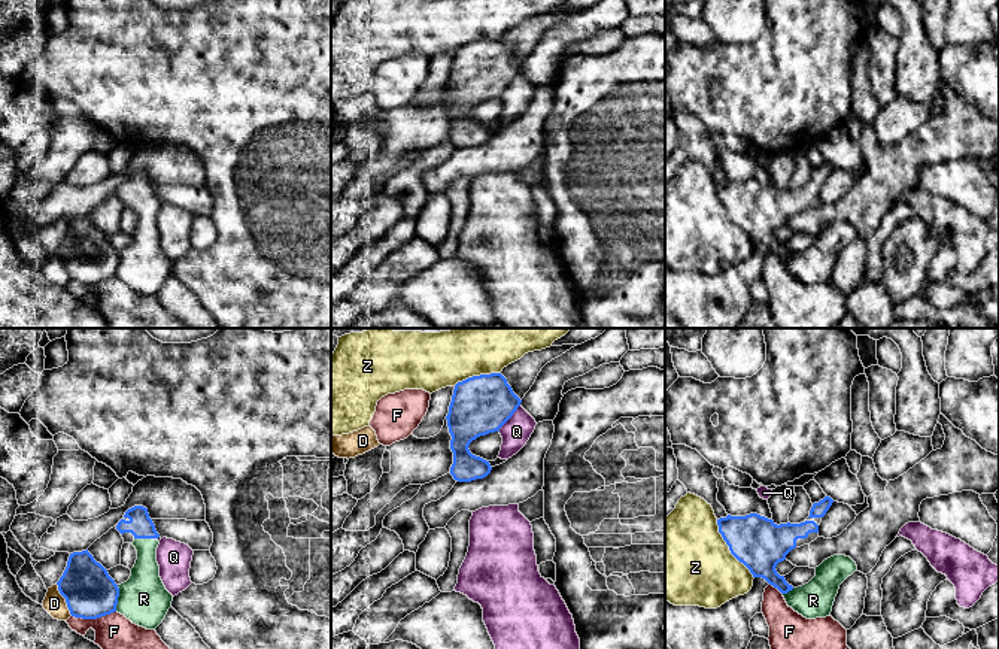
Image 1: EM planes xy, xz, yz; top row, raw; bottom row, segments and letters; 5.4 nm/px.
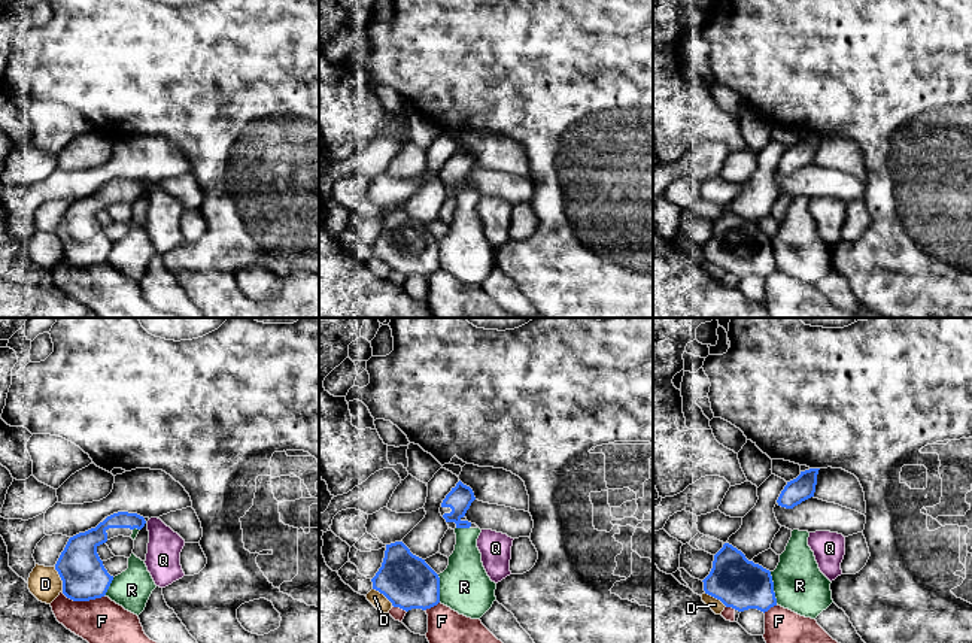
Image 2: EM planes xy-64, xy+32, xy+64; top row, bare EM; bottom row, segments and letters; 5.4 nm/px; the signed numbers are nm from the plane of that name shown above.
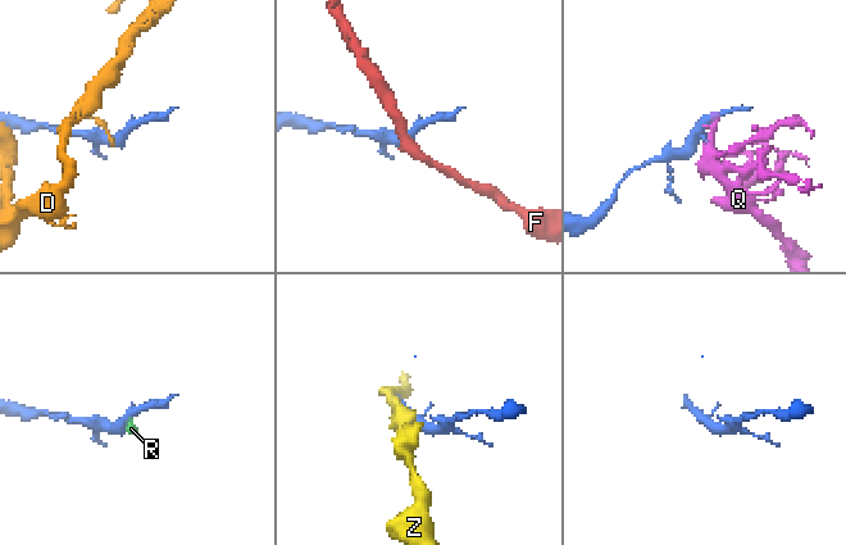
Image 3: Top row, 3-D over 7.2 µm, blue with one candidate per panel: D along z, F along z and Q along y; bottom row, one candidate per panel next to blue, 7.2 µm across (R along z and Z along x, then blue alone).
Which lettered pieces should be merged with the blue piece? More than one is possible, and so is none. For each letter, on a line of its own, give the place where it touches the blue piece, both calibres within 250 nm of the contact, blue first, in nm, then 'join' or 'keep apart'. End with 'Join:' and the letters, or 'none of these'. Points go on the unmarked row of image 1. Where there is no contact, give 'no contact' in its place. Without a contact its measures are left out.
D: meets blue in xy at (66, 266); 280 nm thick on the blue side, 120 nm on the other; keep apart
F: meets blue in xy at (93, 284); 280 nm thick on the blue side, 260 nm on the other; keep apart
Q: meets blue in xz at (510, 82); 320 nm thick on the blue side, 160 nm on the other; keep apart
R: meets blue in xy at (117, 264); 280 nm thick on the blue side, 260 nm on the other; join
Z: meets blue in yz at (729, 215); 280 nm thick on the blue side, 480 nm on the other; keep apart
Join: R

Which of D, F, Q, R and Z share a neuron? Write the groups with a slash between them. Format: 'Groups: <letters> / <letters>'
Groups: D / F / Q / R / Z

